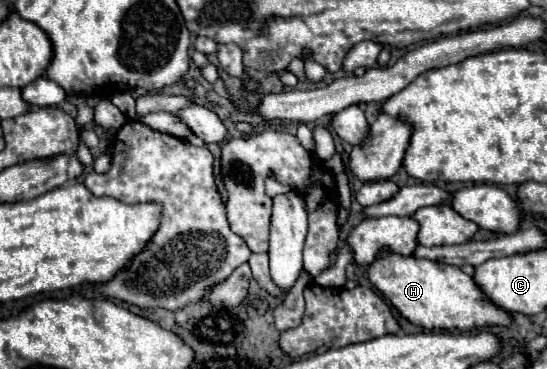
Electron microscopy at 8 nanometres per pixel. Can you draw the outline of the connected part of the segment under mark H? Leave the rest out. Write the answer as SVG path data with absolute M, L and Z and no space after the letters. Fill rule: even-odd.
M386 248L380 250L376 260L368 264L368 280L394 304L394 308L412 324L428 330L474 330L484 326L508 326L510 314L492 304L484 292L474 284L472 276L464 274L458 266L402 256Z

